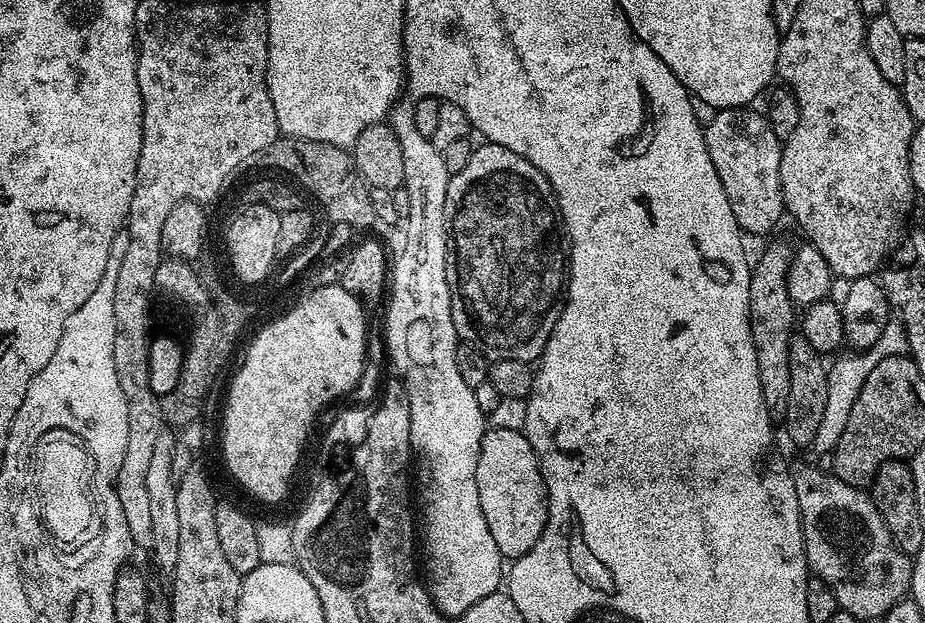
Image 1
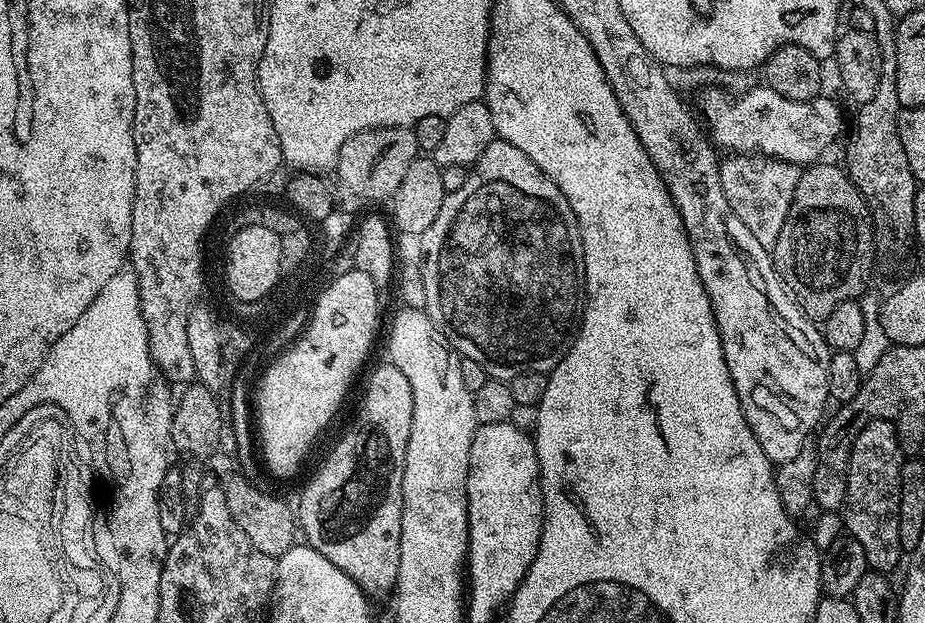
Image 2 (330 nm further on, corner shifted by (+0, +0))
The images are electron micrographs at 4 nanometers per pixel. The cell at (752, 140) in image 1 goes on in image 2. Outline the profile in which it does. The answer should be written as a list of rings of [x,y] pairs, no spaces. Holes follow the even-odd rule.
[[[737,153],[725,157],[720,163],[719,176],[723,194],[730,203],[731,212],[738,215],[762,247],[771,249],[785,226],[786,215],[797,189],[801,167],[785,160]]]

